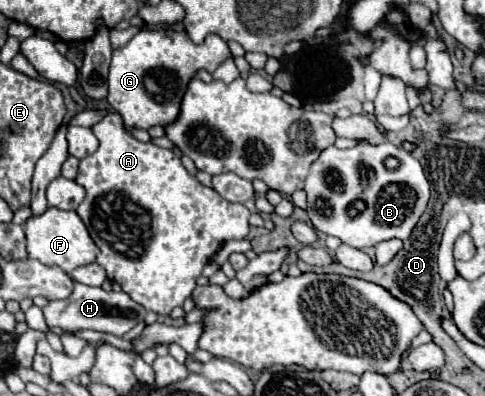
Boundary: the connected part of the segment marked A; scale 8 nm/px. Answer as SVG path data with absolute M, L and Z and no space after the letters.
M109 113L91 129L99 139L99 149L81 159L75 181L87 191L87 197L77 207L77 213L99 247L97 263L107 271L111 281L119 283L123 291L131 295L133 301L141 303L147 311L169 315L171 309L183 305L183 301L191 297L193 289L197 287L195 279L201 275L203 267L209 263L219 245L229 239L247 237L251 213L245 205L229 203L211 187L201 185L181 165L179 157L171 149L137 141L125 131L119 113Z

